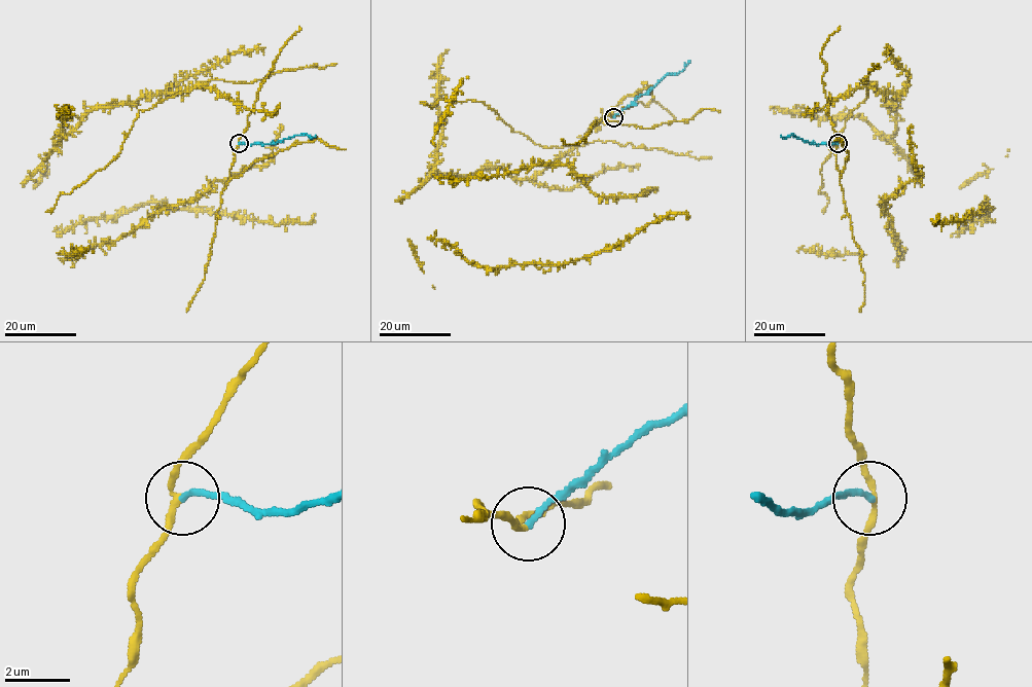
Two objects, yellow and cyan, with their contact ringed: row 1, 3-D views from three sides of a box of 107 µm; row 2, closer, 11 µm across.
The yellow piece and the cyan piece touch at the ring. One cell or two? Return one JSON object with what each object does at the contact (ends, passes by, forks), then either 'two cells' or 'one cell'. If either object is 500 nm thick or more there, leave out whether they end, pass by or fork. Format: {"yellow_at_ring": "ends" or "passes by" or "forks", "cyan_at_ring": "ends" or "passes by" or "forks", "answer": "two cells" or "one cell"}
{"yellow_at_ring": "passes by", "cyan_at_ring": "ends", "answer": "two cells"}

